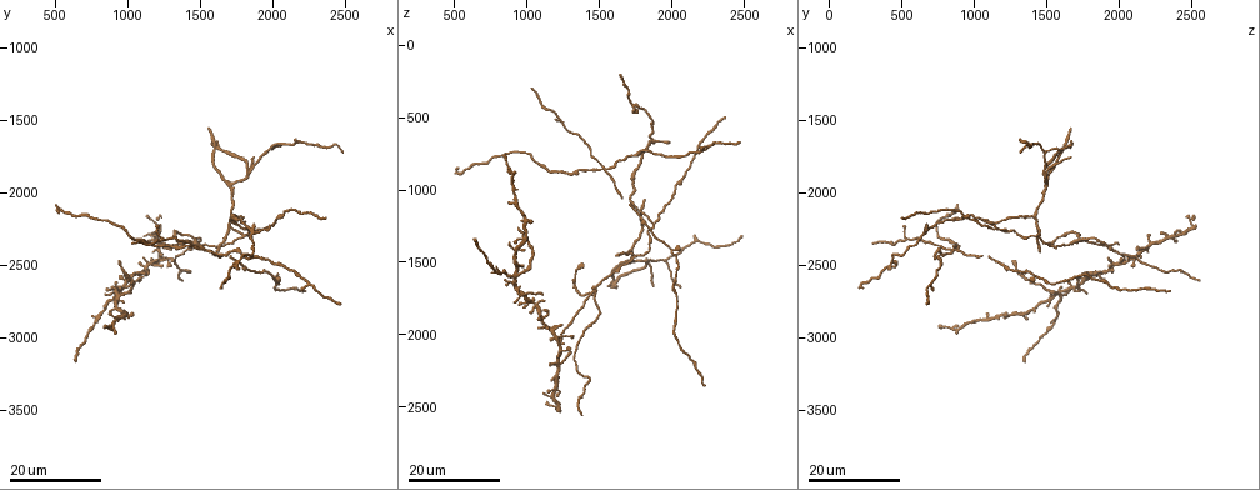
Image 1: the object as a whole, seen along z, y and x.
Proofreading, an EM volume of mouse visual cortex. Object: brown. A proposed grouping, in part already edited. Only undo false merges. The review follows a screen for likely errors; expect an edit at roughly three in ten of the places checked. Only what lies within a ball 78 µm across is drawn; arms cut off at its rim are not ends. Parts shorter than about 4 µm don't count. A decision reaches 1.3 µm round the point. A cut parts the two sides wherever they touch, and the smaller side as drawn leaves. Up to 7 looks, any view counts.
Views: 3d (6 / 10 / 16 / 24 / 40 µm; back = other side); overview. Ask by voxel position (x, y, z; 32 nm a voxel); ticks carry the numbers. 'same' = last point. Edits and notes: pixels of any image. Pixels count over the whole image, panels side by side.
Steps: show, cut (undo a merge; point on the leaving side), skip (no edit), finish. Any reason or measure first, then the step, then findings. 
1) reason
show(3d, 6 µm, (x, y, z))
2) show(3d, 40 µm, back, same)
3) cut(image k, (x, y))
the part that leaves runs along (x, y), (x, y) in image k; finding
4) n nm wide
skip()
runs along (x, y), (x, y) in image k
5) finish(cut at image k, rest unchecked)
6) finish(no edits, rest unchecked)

a fork
show(3d, 24 µm, (1860, 2280, 1240))

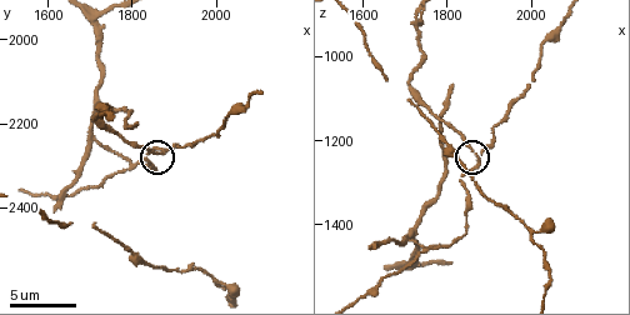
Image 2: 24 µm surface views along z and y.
show(3d, 6 µm, (1875, 2270, 1240))

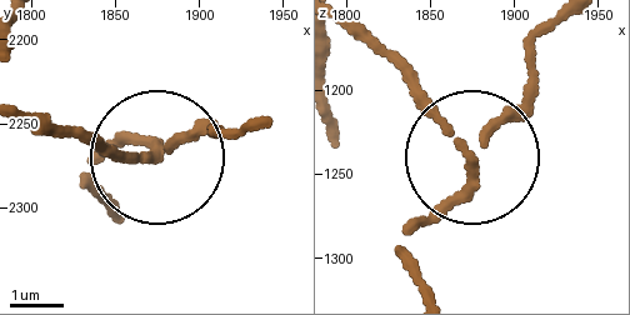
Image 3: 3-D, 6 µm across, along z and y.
140 nm wide
cut(image 3, (101, 146))
the part that leaves runs along (469, 153), (339, 23) in image 3; two neurons meet here

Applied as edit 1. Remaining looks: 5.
show(overview)

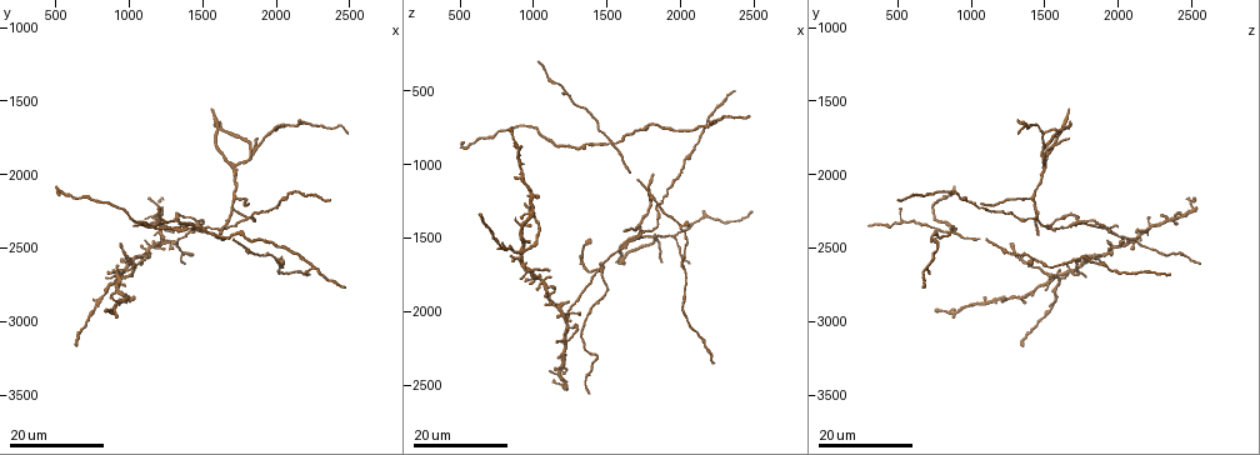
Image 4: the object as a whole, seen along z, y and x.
arms part here
show(3d, 16 µm, (1780, 2300, 1460))

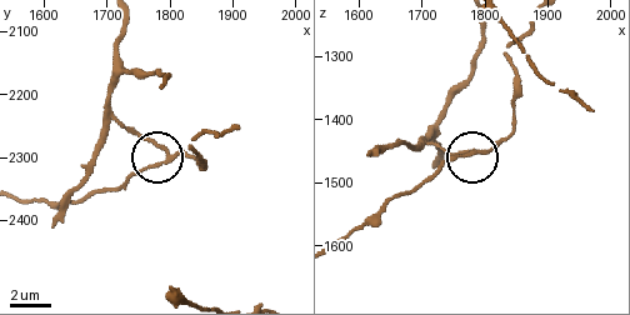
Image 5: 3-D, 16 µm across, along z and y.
zoom in
show(3d, 6 µm, (1790, 2305, 1455))

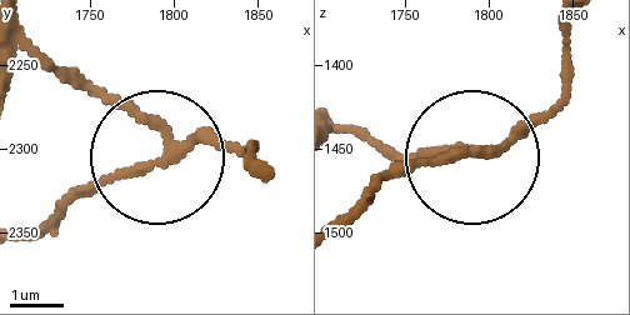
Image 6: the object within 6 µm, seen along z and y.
160 nm wide
cut(image 6, (110, 95))
two neurons meet here

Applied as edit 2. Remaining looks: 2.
finish(cut at image 3, cut at image 6, rest unchecked)

